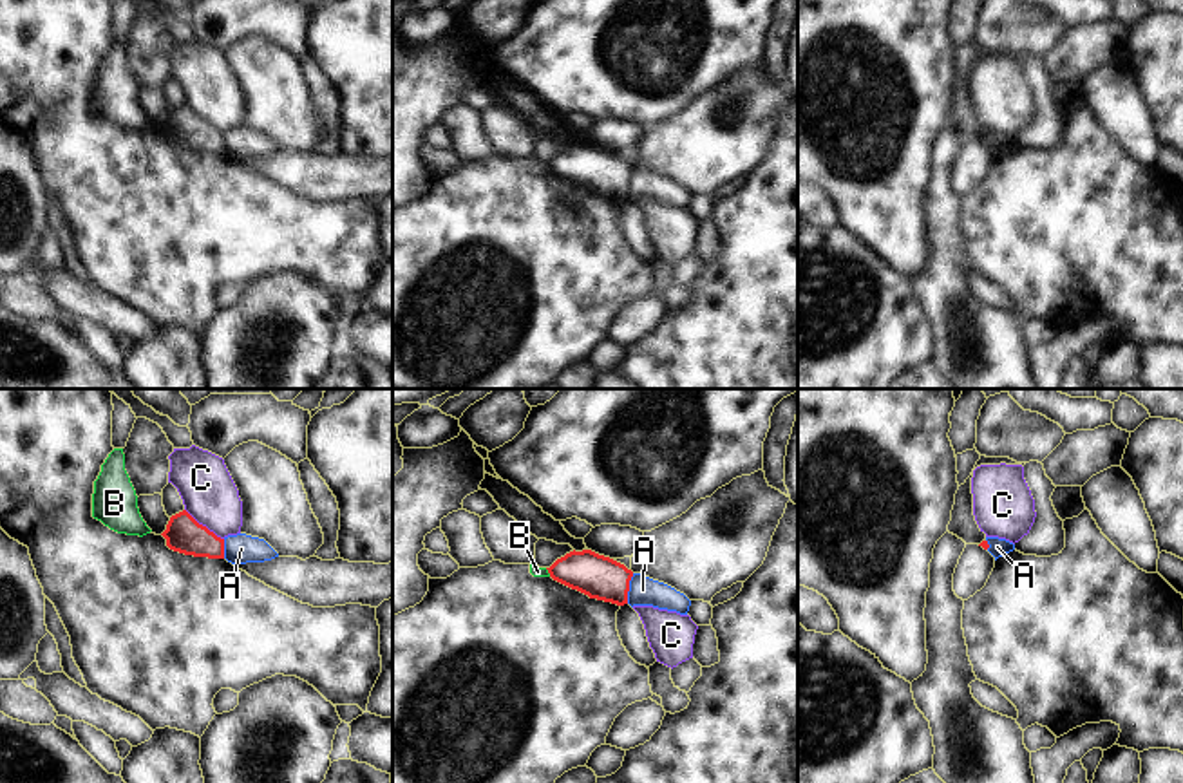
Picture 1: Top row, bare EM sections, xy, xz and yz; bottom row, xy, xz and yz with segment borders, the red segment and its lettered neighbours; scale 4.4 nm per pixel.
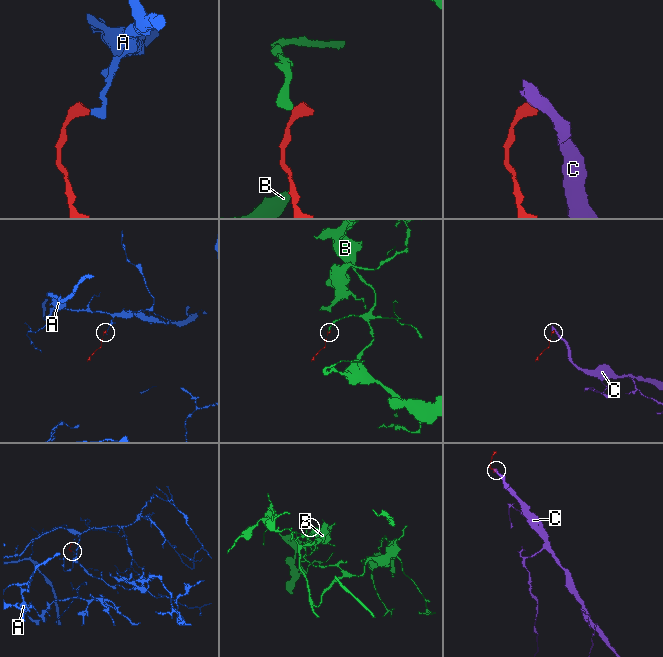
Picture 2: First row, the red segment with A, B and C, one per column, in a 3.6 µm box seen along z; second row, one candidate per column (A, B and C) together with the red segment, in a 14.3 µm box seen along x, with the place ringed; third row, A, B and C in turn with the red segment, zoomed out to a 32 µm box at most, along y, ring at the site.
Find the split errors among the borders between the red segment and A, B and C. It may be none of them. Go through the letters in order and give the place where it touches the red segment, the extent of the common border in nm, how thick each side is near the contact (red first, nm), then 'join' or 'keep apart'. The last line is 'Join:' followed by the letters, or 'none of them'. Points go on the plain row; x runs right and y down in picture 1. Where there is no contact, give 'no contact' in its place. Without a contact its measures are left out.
A: contact xz (628, 183); length 140 nm; calibres 190 and 130 nm; keep apart
B: contact xz (548, 167); length 50 nm; calibres 190 and 50 nm; keep apart
C: contact xy (205, 122); length 220 nm; calibres 170 and 240 nm; keep apart
Join: none of them

